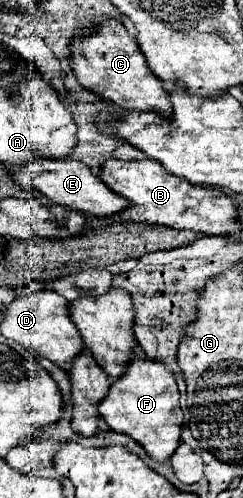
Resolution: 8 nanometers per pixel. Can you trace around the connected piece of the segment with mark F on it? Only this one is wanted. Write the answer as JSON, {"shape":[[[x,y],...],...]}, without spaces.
{"shape":[[[136,346],[134,350],[134,358],[126,368],[126,374],[122,378],[118,378],[112,386],[108,396],[98,404],[98,410],[102,414],[102,418],[106,420],[106,424],[110,426],[110,430],[126,434],[130,438],[134,438],[138,444],[142,444],[142,448],[146,448],[146,454],[156,460],[156,462],[166,462],[172,458],[172,454],[176,452],[178,444],[180,444],[180,432],[182,432],[182,410],[180,410],[180,392],[176,388],[174,376],[172,372],[166,370],[166,366],[158,360],[148,360],[142,358],[140,354],[140,346]]]}

